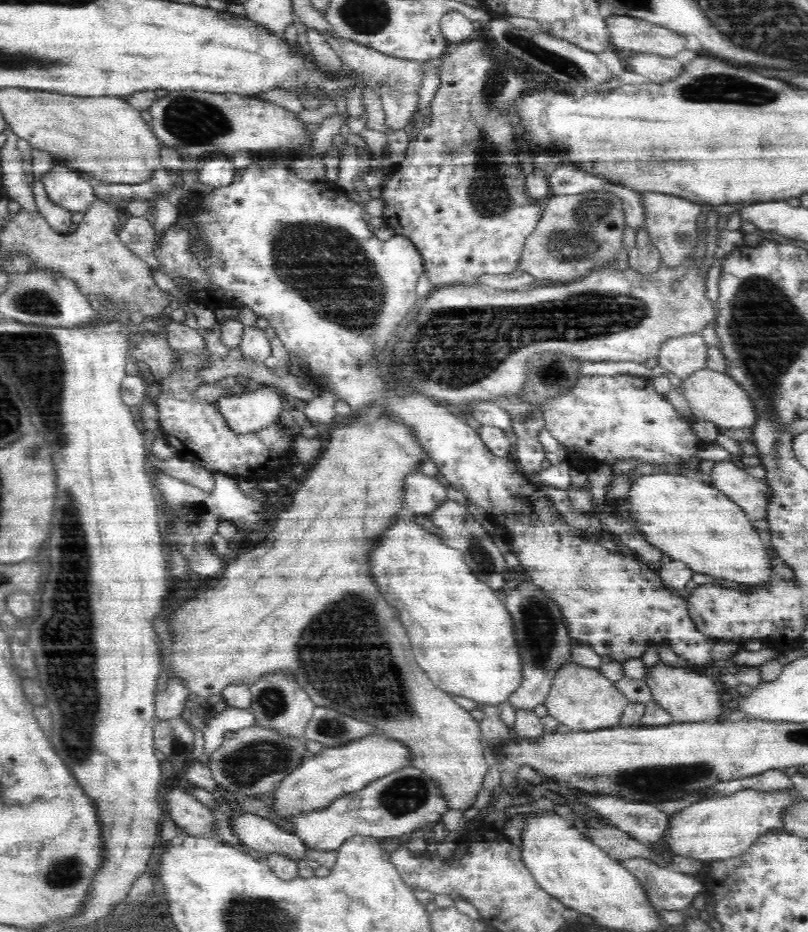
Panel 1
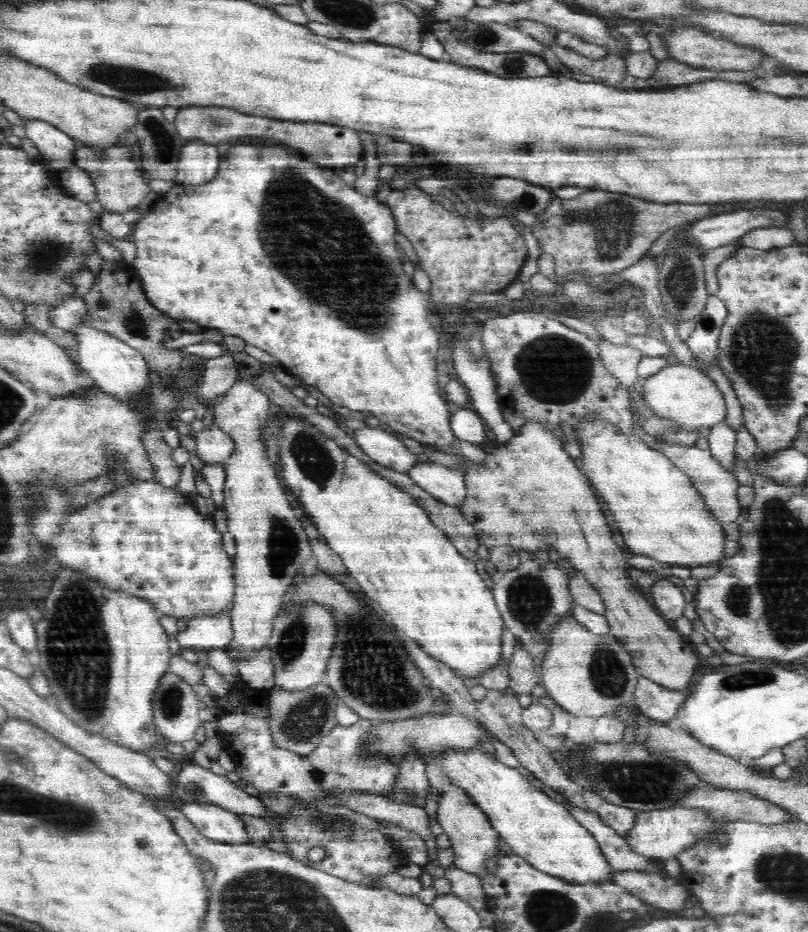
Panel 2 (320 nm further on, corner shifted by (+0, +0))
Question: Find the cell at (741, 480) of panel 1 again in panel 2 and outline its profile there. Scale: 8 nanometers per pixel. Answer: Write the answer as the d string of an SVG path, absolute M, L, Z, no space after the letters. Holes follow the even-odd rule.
M658 444L658 449L661 449L682 472L685 472L695 484L695 487L703 493L704 498L708 504L711 504L712 511L716 513L716 519L720 522L729 523L734 522L740 518L741 512L744 509L740 502L738 491L740 484L736 475L720 464L712 455L709 449L698 448L695 445L688 447L668 447L668 445Z

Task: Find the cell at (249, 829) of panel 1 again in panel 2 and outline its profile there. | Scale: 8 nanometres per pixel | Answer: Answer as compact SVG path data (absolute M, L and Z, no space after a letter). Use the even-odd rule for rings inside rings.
M210 803L180 804L186 818L208 839L222 843L251 843L242 815Z

